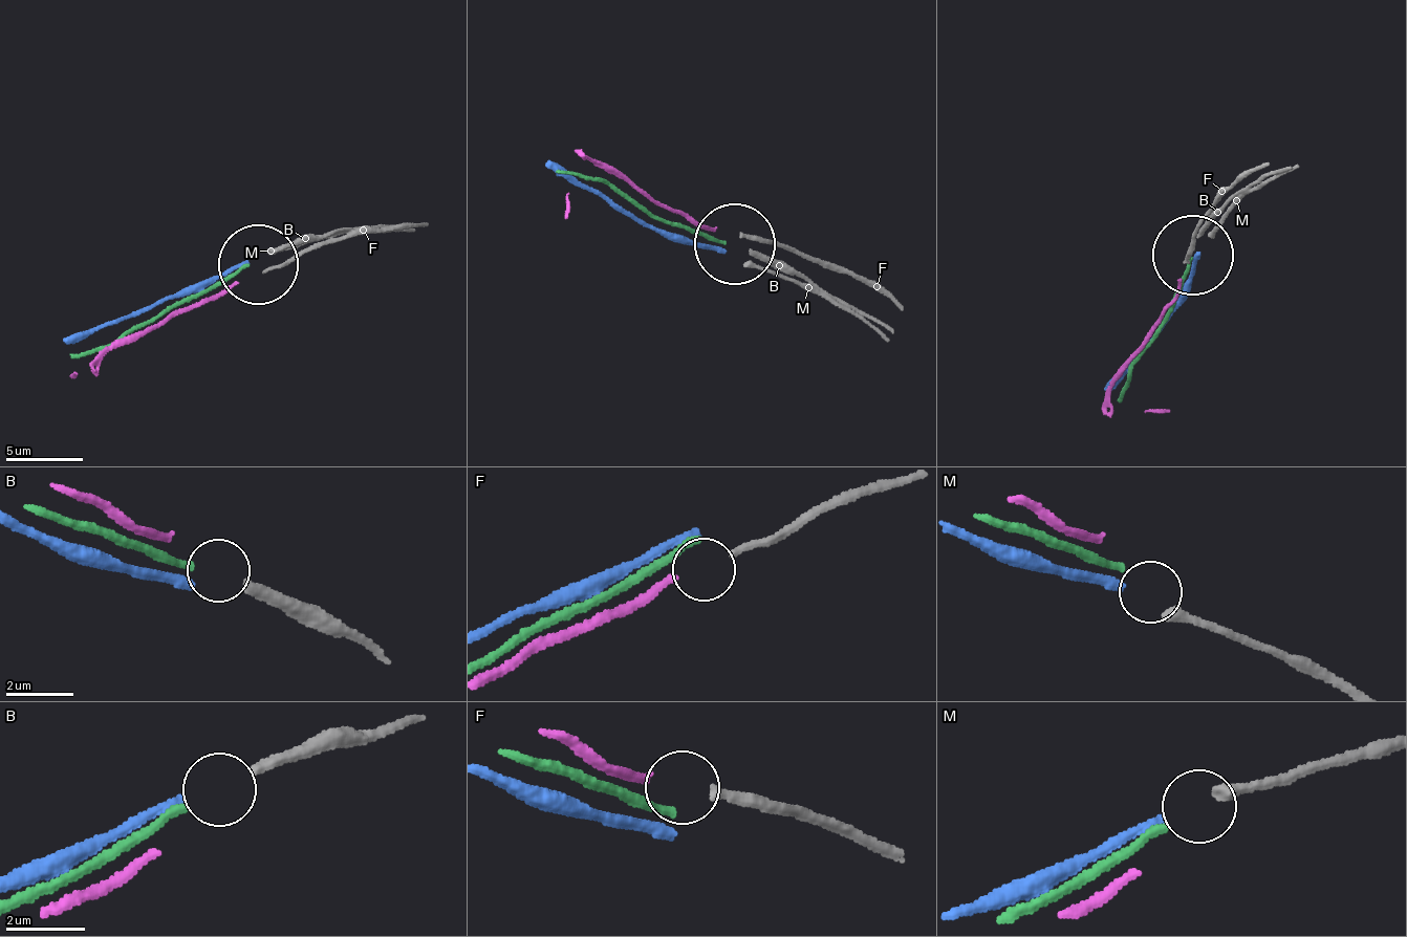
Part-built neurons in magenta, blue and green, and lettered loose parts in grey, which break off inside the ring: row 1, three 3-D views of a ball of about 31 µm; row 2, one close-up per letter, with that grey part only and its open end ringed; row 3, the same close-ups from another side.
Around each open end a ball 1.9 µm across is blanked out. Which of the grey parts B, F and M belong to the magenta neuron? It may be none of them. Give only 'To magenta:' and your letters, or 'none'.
To magenta: none

